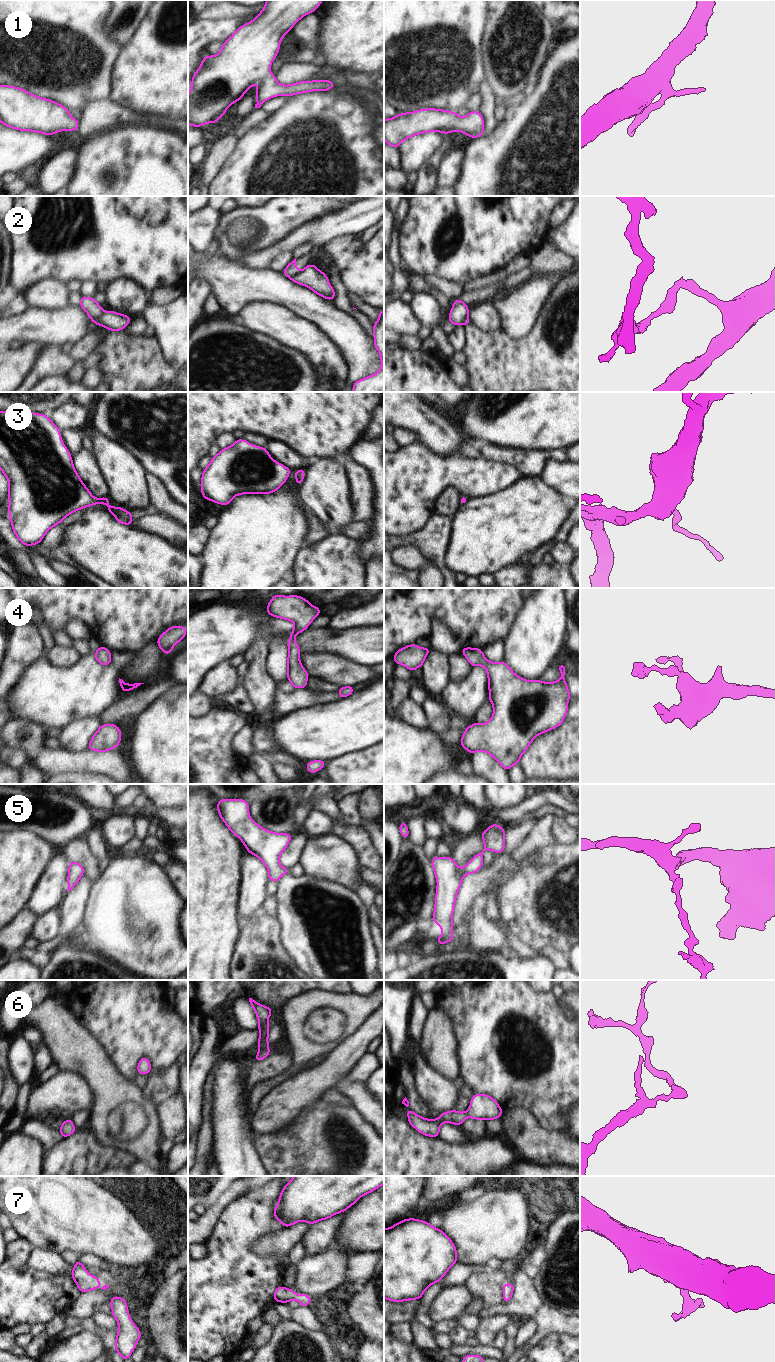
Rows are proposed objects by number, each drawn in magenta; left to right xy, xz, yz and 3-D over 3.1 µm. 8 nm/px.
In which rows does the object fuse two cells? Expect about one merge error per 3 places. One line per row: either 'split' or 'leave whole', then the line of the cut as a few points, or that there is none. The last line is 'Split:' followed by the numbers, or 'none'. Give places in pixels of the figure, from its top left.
1: leave whole; no cut
2: split; cut in xy along (103, 312), (94, 321)
3: leave whole; no cut
4: leave whole; no cut
5: leave whole; no cut
6: leave whole; no cut
7: leave whole; no cut
Split: 2

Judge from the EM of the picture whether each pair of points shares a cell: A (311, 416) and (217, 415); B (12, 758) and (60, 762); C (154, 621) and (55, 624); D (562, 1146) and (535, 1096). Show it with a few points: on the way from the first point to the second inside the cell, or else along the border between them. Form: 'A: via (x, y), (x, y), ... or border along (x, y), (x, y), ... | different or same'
A: via (288, 415), (240, 415) | same
B: border along (10, 747), (22, 750), (27, 759) | different
C: via (129, 613), (80, 613) | same
D: border along (534, 1118), (545, 1128), (555, 1132) | different

